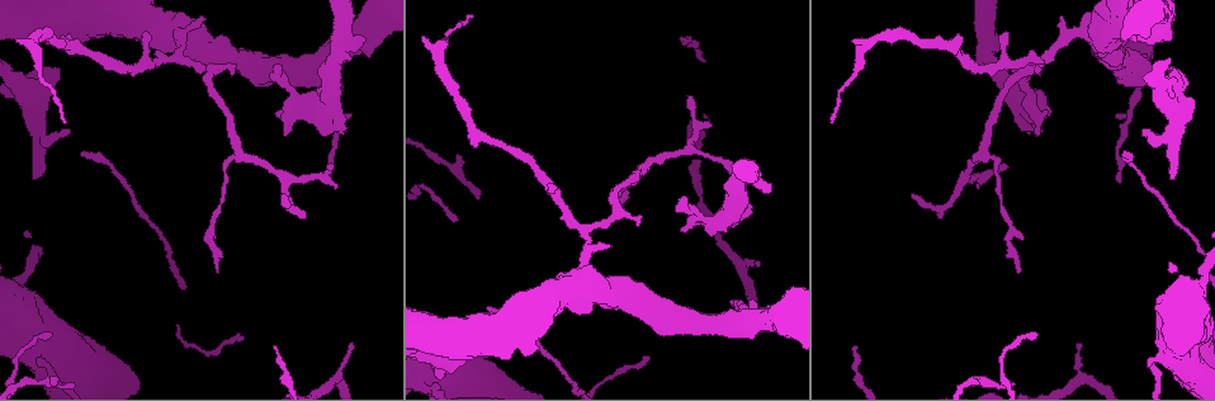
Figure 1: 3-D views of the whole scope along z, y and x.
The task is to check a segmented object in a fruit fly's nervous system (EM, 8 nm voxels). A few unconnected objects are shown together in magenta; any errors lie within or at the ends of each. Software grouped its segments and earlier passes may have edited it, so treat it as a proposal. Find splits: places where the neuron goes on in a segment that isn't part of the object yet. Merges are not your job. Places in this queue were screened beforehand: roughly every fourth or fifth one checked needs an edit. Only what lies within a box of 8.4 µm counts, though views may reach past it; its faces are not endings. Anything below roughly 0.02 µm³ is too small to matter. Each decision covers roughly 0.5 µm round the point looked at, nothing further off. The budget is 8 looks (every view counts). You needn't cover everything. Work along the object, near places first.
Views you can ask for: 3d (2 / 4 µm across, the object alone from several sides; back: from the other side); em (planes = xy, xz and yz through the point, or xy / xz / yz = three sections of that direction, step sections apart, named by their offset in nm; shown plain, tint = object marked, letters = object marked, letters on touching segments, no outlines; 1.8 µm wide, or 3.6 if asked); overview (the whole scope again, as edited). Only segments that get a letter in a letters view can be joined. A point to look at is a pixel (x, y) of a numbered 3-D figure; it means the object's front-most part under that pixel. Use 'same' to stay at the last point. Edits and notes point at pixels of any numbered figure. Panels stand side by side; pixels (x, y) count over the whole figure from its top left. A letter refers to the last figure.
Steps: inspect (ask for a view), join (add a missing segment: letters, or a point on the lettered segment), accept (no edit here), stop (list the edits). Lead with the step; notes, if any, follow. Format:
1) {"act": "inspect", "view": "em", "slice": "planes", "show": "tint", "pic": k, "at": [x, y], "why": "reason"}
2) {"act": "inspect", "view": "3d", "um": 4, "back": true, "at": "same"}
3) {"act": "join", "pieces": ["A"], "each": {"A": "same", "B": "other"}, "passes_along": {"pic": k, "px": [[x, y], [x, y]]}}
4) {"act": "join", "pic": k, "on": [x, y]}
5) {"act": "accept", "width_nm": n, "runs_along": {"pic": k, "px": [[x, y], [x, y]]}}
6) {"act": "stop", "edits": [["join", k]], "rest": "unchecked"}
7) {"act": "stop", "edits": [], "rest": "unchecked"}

{"act": "inspect", "view": "3d", "um": 4, "pic": 1, "at": [752, 212], "why": "free end"}

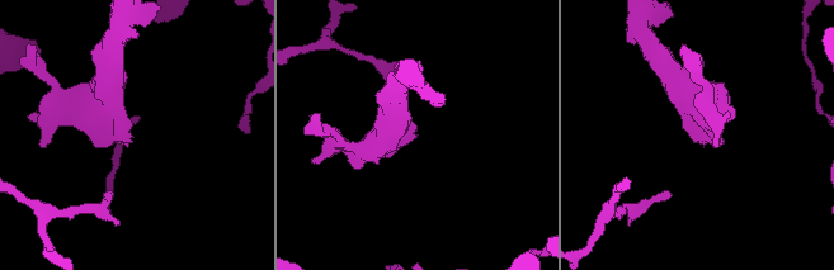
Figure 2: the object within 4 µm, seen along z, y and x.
{"act": "inspect", "view": "em", "slice": "yz", "step": 8, "show": "letters", "pic": 2, "at": [128, 142]}

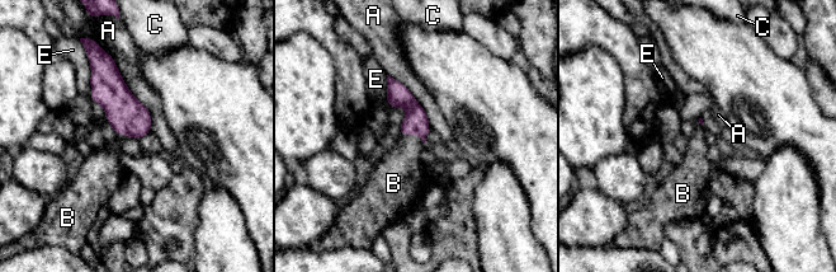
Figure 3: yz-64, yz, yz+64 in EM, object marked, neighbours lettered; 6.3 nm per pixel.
{"act": "join", "pieces": ["B"], "longest_contact_nm": ["A", 600], "each": {"A": "other", "B": "same", "C": "other", "E": "other"}, "found": "it goes on there"}

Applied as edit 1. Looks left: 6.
{"act": "inspect", "view": "3d", "um": 2, "pic": 1, "at": [771, 192], "why": "branch stops here"}

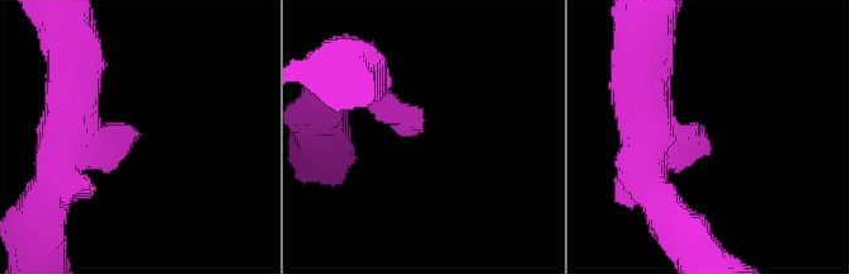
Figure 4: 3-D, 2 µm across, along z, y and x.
{"act": "inspect", "view": "em", "slice": "xz", "step": 8, "show": "tint", "pic": 4, "at": [137, 138], "why": "now the EM"}

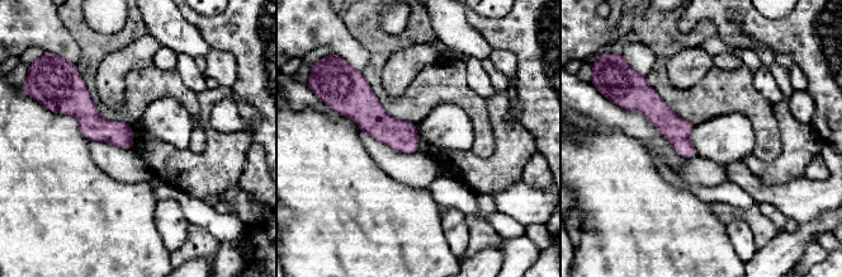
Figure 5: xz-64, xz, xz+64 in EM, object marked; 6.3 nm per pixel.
{"act": "inspect", "view": "em", "slice": "xy", "step": 16, "show": "letters", "at": "same"}

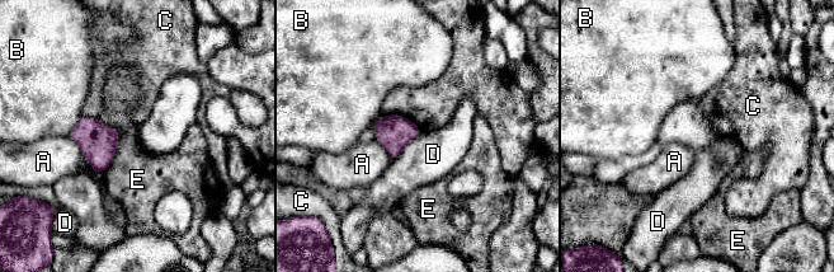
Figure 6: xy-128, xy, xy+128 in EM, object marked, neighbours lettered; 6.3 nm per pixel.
{"act": "accept", "each": {"A": "other", "B": "other", "C": "other", "D": "other", "E": "other"}, "border": {"pic": 6, "px": [[422, 130], [392, 160]]}, "found": "none of them fits"}

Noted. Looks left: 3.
{"act": "inspect", "view": "em", "slice": "yz", "step": 8, "show": "letters", "pic": 1, "at": [275, 66]}

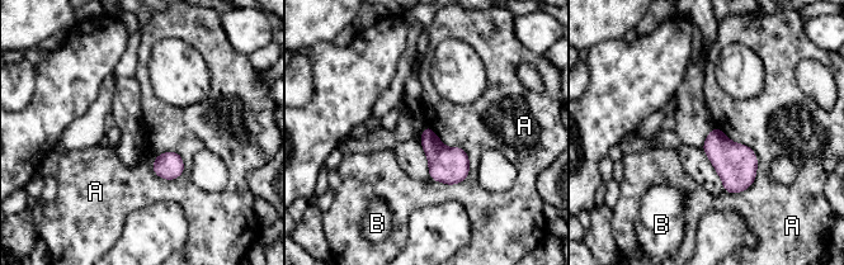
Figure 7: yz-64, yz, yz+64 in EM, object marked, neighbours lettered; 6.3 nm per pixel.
{"act": "inspect", "view": "em", "slice": "planes", "show": "letters", "at": "same"}

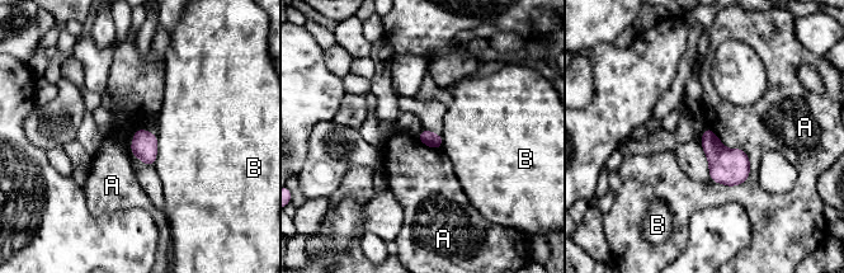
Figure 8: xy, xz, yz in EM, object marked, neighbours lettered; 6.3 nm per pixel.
{"act": "accept", "each": {"A": "other", "B": "other"}, "border": {"pic": 8, "px": [[710, 126], [746, 154], [741, 184]]}, "found": "none of them fits"}

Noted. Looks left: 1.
{"act": "inspect", "view": "em", "slice": "xy", "step": 16, "show": "letters", "pic": 1, "at": [349, 118], "why": "tapers out"}

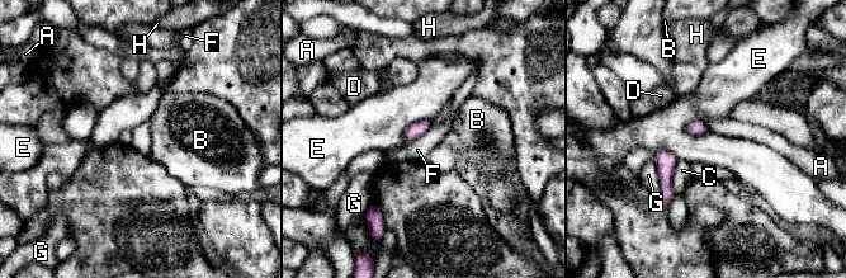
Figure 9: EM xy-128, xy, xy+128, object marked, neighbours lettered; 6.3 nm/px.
{"act": "accept", "each": {"A": "other", "B": "other", "C": "other", "D": "other", "E": "other", "F": "other", "G": "other", "H": "other"}, "border": {"pic": 9, "px": [[430, 126], [420, 136], [407, 141]]}, "found": "no lettered segment goes on from it"}

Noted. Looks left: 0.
{"act": "stop", "edits": [["join", 3]], "rest": "unchecked"}

